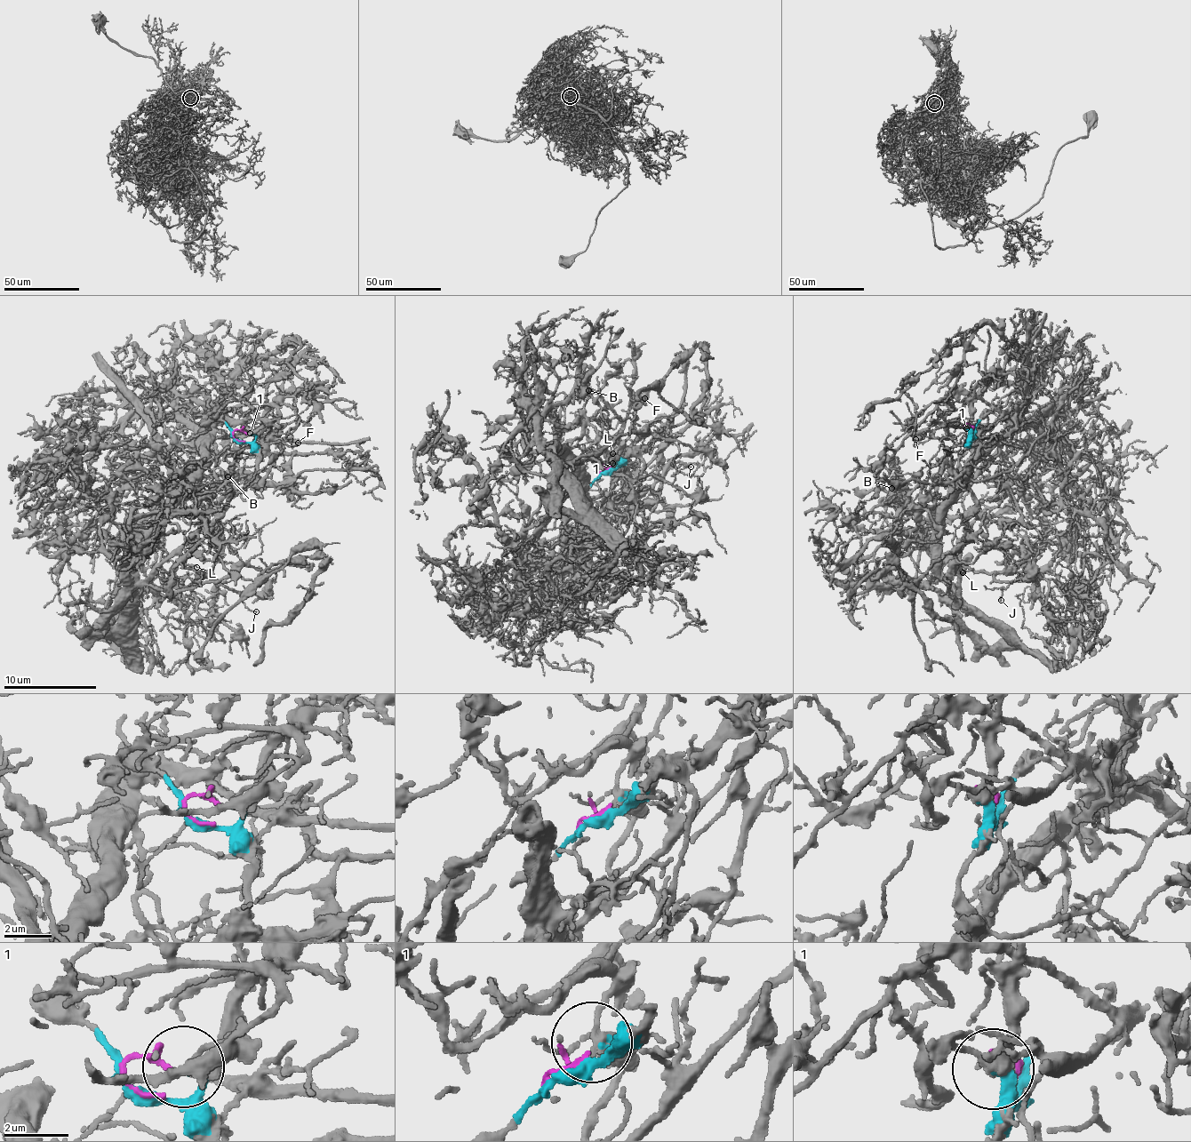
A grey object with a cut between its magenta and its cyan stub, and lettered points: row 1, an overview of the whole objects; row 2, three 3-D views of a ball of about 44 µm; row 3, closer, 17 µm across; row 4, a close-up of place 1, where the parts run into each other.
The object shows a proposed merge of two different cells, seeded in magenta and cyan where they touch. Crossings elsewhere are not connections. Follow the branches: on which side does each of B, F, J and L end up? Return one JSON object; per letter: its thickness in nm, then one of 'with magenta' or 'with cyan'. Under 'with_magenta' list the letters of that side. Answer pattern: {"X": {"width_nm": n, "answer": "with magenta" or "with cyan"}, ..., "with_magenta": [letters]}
{"B": {"width_nm": 100, "answer": "with magenta"}, "F": {"width_nm": 140, "answer": "with magenta"}, "J": {"width_nm": 100, "answer": "with cyan"}, "L": {"width_nm": 140, "answer": "with cyan"}, "with_magenta": ["B", "F"]}

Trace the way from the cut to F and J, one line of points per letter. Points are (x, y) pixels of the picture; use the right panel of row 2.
F: (971, 435), (974, 425), (971, 428), (946, 421), (937, 403), (946, 397), (930, 402), (916, 415), (916, 438)
J: (972, 435), (960, 456), (960, 472), (975, 505), (960, 553), (965, 565), (995, 573), (1010, 585), (1002, 600)

